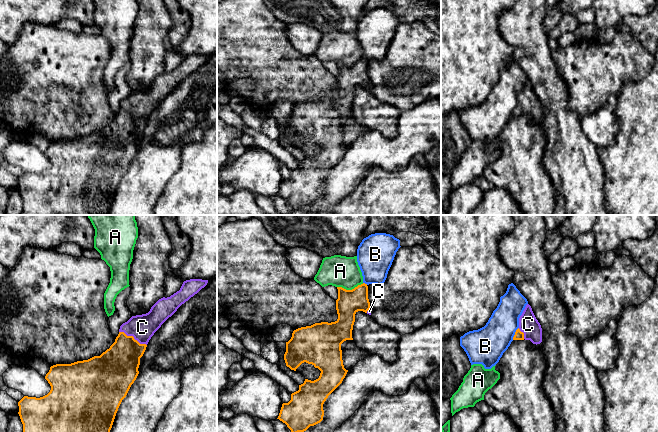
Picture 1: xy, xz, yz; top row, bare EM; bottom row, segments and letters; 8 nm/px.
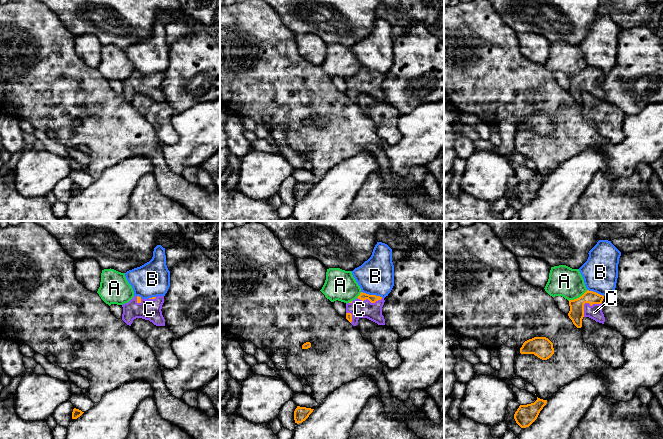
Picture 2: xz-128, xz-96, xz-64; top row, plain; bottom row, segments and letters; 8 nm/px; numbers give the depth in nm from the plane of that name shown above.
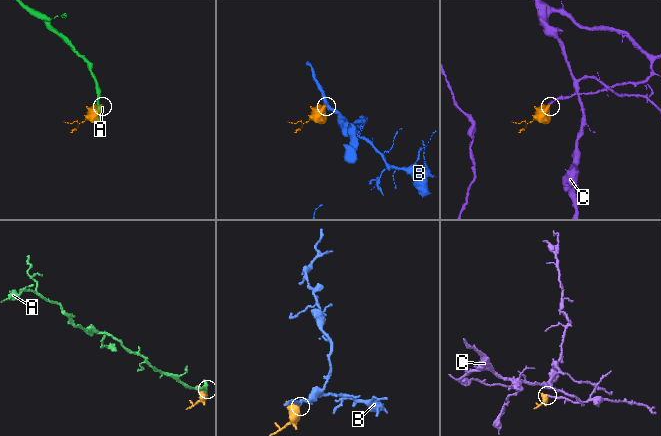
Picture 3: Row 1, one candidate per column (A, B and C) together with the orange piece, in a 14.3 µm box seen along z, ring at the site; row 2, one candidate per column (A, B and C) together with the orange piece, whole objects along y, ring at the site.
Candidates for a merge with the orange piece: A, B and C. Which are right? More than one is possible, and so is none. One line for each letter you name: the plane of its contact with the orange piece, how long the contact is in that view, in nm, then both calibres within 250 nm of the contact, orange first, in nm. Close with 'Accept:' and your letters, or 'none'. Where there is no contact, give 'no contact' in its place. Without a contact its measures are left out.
C: contact in xy; length 260 nm; calibres 320 and 200 nm
Accept: C

